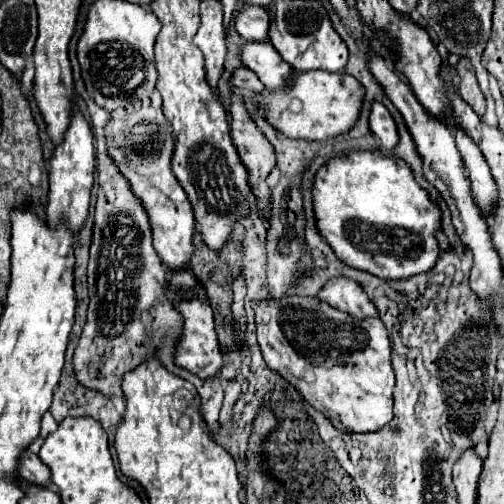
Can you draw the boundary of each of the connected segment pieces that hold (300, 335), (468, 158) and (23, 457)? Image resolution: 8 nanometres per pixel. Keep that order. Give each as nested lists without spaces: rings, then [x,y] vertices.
[[[350,278],[328,280],[318,298],[294,294],[280,300],[264,298],[252,302],[262,356],[268,368],[288,380],[336,430],[376,432],[392,420],[394,404],[388,332],[380,318],[368,318],[376,316],[376,306],[368,300],[360,284]]]
[[[454,130],[454,138],[470,174],[474,198],[486,216],[492,210],[492,200],[496,200],[496,182],[492,180],[490,168],[488,164],[484,164],[484,156],[480,156],[480,150],[476,148],[474,140],[460,130]]]
[[[28,450],[20,454],[18,458],[18,476],[32,482],[32,484],[40,484],[46,486],[48,484],[48,468],[44,468],[44,464],[40,464],[38,458],[28,458]]]

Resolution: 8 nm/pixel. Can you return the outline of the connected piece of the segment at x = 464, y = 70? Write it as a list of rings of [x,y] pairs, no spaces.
[[[462,56],[456,64],[456,74],[460,76],[460,96],[472,106],[472,110],[482,116],[484,110],[486,110],[486,100],[478,88],[478,80],[476,80],[476,74],[474,74],[474,68],[470,64],[470,60],[466,56]]]

